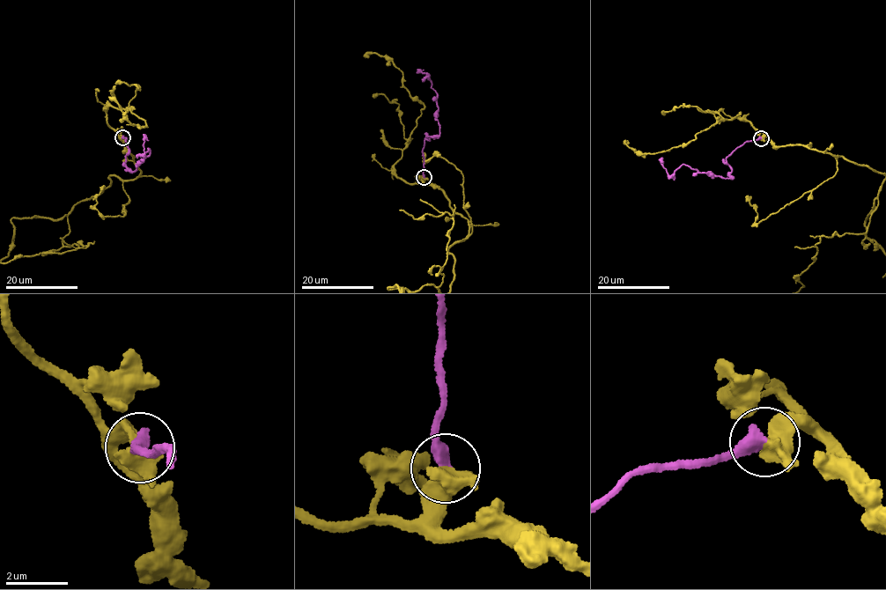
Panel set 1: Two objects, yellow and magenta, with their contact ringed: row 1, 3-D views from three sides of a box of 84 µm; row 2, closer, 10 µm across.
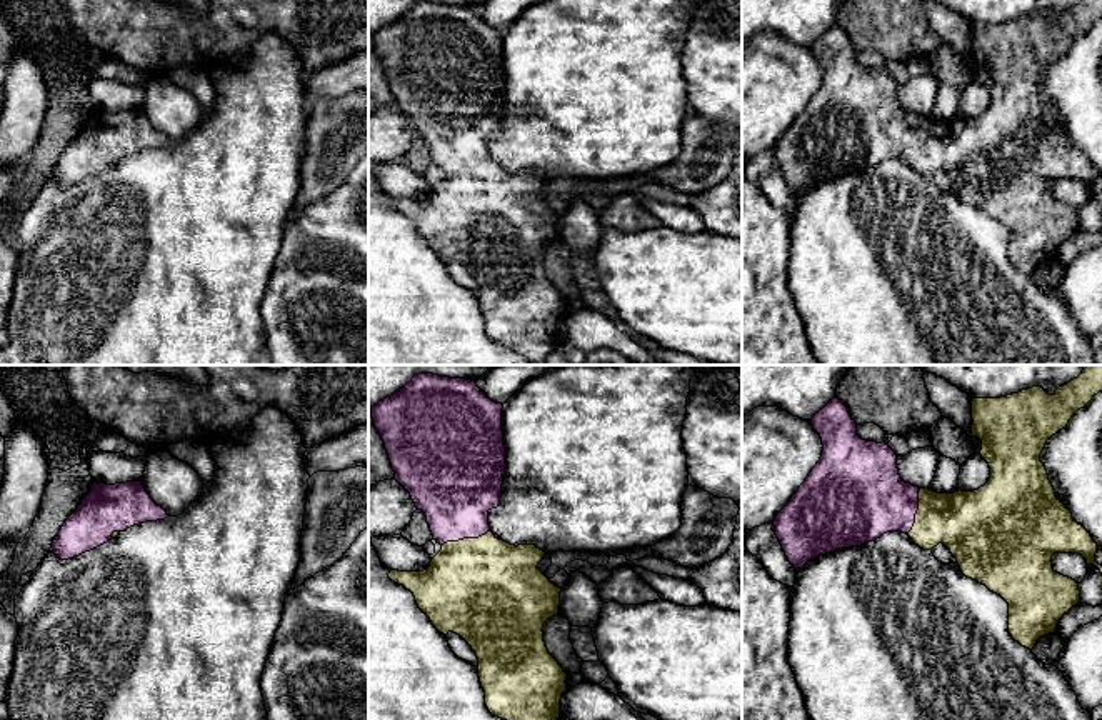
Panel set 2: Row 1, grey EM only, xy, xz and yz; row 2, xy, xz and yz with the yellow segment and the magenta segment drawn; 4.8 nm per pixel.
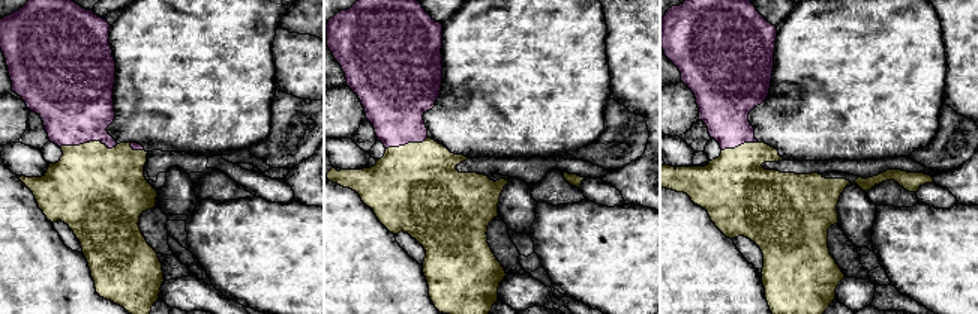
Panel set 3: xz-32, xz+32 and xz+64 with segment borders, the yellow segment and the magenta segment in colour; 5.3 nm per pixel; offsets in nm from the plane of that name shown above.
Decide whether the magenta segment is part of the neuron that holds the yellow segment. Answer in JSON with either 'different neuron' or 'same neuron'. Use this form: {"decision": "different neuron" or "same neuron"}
{"decision": "same neuron"}

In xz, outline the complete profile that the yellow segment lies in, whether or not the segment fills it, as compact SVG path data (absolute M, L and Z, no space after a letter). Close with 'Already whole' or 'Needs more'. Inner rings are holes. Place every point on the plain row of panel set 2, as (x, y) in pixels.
M433 0L415 2L400 18L372 33L373 52L383 67L395 107L425 140L433 167L442 172L427 197L390 197L388 205L413 220L418 235L440 260L453 258L472 273L488 338L533 365L542 365L560 343L560 325L567 317L567 300L548 280L542 258L543 250L559 240L562 215L537 195L543 177L535 172L510 172L490 157L488 138L500 130L505 100L502 35L475 8Z. Needs more

